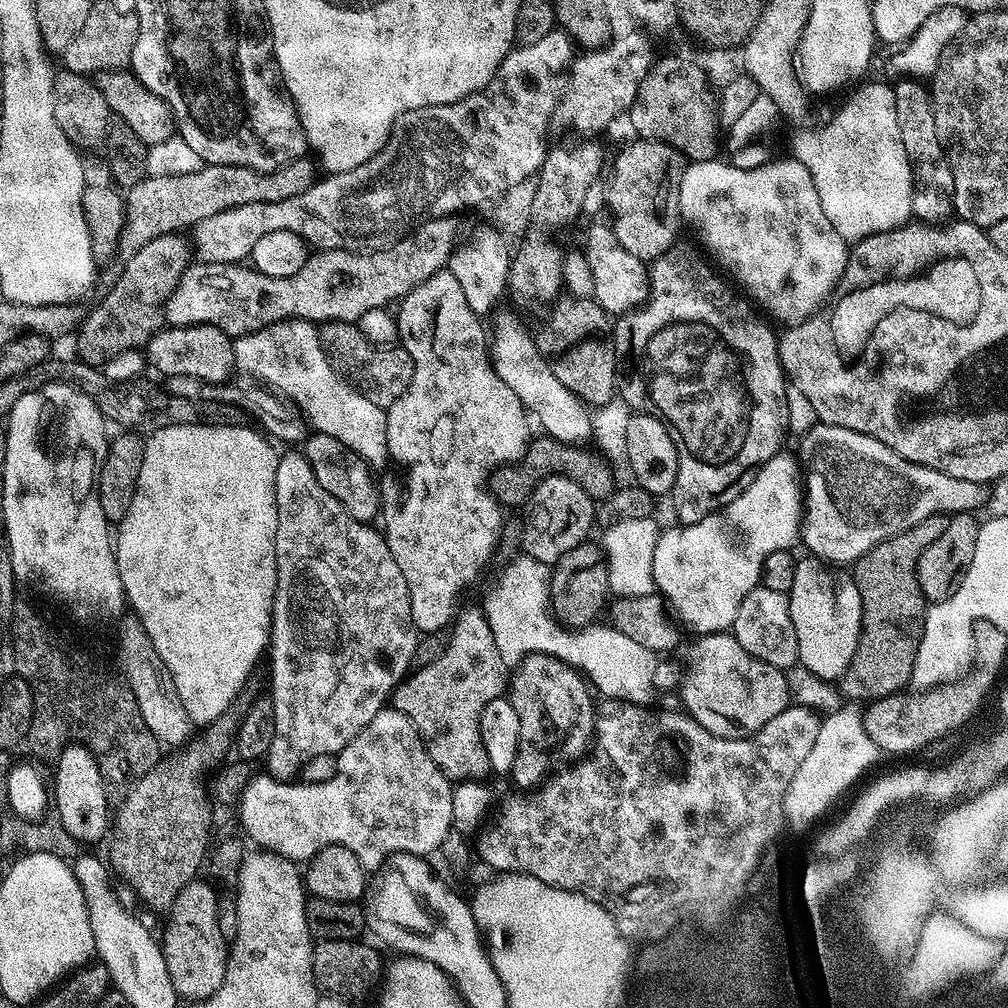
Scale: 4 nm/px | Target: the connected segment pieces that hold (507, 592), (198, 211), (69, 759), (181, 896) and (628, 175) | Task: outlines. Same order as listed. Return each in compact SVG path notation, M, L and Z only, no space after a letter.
M521 554L515 560L507 561L503 567L500 600L486 608L486 615L504 665L515 666L527 656L544 652L547 656L564 661L571 668L582 670L591 687L597 693L601 692L601 697L647 705L647 700L654 696L653 673L660 661L657 653L642 646L642 642L634 642L634 638L626 638L626 634L611 626L589 626L579 630L561 627L549 609L549 565L538 562L538 558Z
M308 158L291 160L286 166L275 168L269 172L259 172L253 168L238 165L210 165L194 170L190 174L178 174L177 176L150 176L145 175L133 188L126 192L126 209L124 212L124 229L120 239L120 251L118 253L121 261L134 258L146 242L150 242L159 236L165 236L171 232L183 233L183 228L195 229L206 218L214 218L214 214L222 214L222 210L230 210L238 206L250 206L254 202L286 202L286 198L294 198L305 192L311 184L318 179L317 167Z
M70 742L60 750L54 763L56 772L54 786L52 782L52 804L63 828L81 844L96 842L103 835L105 837L110 828L107 785L90 749L82 743Z
M197 878L191 880L174 898L172 907L166 913L168 925L164 928L164 938L162 936L162 947L166 960L166 968L169 970L170 981L172 981L174 990L183 1000L195 1002L205 1000L213 996L222 986L222 978L226 978L226 962L228 961L229 941L222 938L218 931L218 902L216 901L216 889L207 879Z
M633 139L633 144L628 144L616 156L616 161L611 161L612 177L608 180L608 198L606 194L606 208L612 211L610 227L618 242L634 258L651 262L672 247L677 239L675 224L680 220L680 207L678 206L678 190L682 182L682 174L686 161L680 152L674 150L669 144L661 140Z

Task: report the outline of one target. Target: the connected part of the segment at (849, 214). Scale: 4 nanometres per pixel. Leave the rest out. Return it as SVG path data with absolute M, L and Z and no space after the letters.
M863 84L817 132L800 132L792 140L791 155L810 170L822 211L845 242L889 232L913 219L912 164L902 146L892 84Z

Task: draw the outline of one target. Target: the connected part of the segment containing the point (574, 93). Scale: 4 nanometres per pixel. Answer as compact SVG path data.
M637 30L627 34L624 38L618 38L595 49L585 51L585 56L580 55L573 61L570 75L566 80L566 91L562 97L563 103L568 104L572 116L580 124L589 124L592 128L600 128L608 124L619 112L627 113L632 107L634 98L638 94L638 86L646 78L646 74L652 69L654 55L652 56L652 44L644 30Z

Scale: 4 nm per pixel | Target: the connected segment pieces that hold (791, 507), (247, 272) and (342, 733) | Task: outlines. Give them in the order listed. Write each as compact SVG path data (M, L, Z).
M777 454L771 456L766 463L756 470L756 477L750 482L750 486L746 486L746 490L742 490L742 494L738 494L738 498L734 498L734 502L730 502L723 510L712 512L706 518L702 518L693 524L680 524L672 528L669 532L661 531L656 537L656 545L654 546L654 558L652 559L652 582L655 591L666 601L667 607L676 611L676 616L688 628L693 628L696 634L707 634L710 632L728 632L732 627L734 618L738 614L738 606L742 606L742 598L746 594L750 594L750 590L754 590L760 584L760 575L762 574L762 562L766 558L766 554L774 554L774 550L782 550L783 548L791 549L792 543L797 543L800 536L800 526L802 523L802 488L792 477L792 460L785 454Z
M455 215L427 220L412 235L380 252L313 251L302 270L289 276L266 276L240 264L193 262L166 302L165 321L174 328L212 324L233 338L283 320L358 322L366 310L395 305L426 278L447 269L448 259L458 247L456 220Z
M303 451L283 453L278 462L278 470L274 474L274 494L276 495L276 505L278 506L278 530L276 531L276 589L274 590L274 602L272 603L272 626L270 629L270 656L272 652L272 689L270 695L272 697L272 705L274 706L274 742L270 746L266 763L268 763L267 771L275 776L278 780L291 779L292 773L296 773L303 767L303 764L310 758L315 756L326 756L335 753L337 750L345 748L345 746L356 737L358 733L370 722L370 718L374 718L374 714L378 714L386 706L386 701L391 697L393 690L401 680L409 675L410 669L413 667L412 655L416 649L416 641L418 633L416 624L412 620L412 611L410 610L410 598L408 597L408 587L406 586L406 578L402 574L402 570L398 570L398 562L394 562L394 554L390 554L390 546L384 540L383 531L372 529L373 525L361 520L355 520L347 510L338 502L338 498L334 498L334 494L326 494L326 490L322 490L322 486L318 486L318 482L314 478L314 474L310 470L310 462L304 457Z

